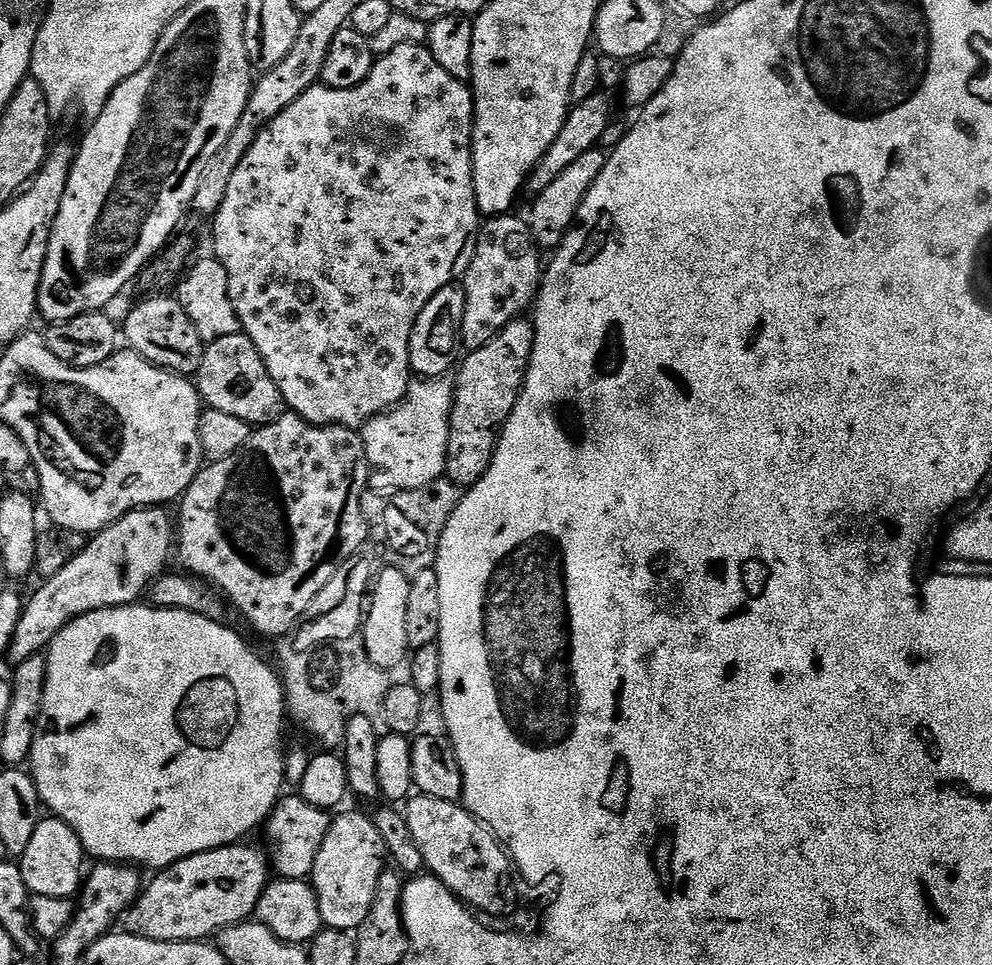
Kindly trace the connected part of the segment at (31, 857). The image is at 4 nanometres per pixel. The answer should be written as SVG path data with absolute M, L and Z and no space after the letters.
M55 818L41 819L38 830L34 830L34 838L30 838L30 846L26 846L24 853L18 857L29 893L46 898L75 897L82 887L82 877L86 872L84 860L86 853L78 834L74 834L72 827L64 820Z

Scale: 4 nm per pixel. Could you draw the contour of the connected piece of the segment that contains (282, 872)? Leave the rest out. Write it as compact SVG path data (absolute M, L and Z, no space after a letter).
M299 794L285 795L279 800L266 821L275 875L286 880L308 880L314 870L318 850L322 850L322 842L326 842L332 821L333 817L325 809L310 806L310 802L306 802Z

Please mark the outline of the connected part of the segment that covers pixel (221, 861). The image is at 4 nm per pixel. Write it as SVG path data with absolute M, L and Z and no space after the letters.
M237 842L194 854L157 871L123 917L123 931L129 937L178 944L204 942L230 926L245 923L255 913L258 898L270 882L270 860L264 856L248 842Z

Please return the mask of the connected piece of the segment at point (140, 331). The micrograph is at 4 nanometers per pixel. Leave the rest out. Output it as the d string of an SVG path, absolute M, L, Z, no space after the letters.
M171 295L149 296L152 296L149 300L144 300L129 310L124 324L122 320L122 336L123 339L124 336L128 339L127 347L168 372L177 372L178 375L189 378L195 377L202 366L206 341L198 334L194 322L190 322L186 310L182 310L182 306Z

